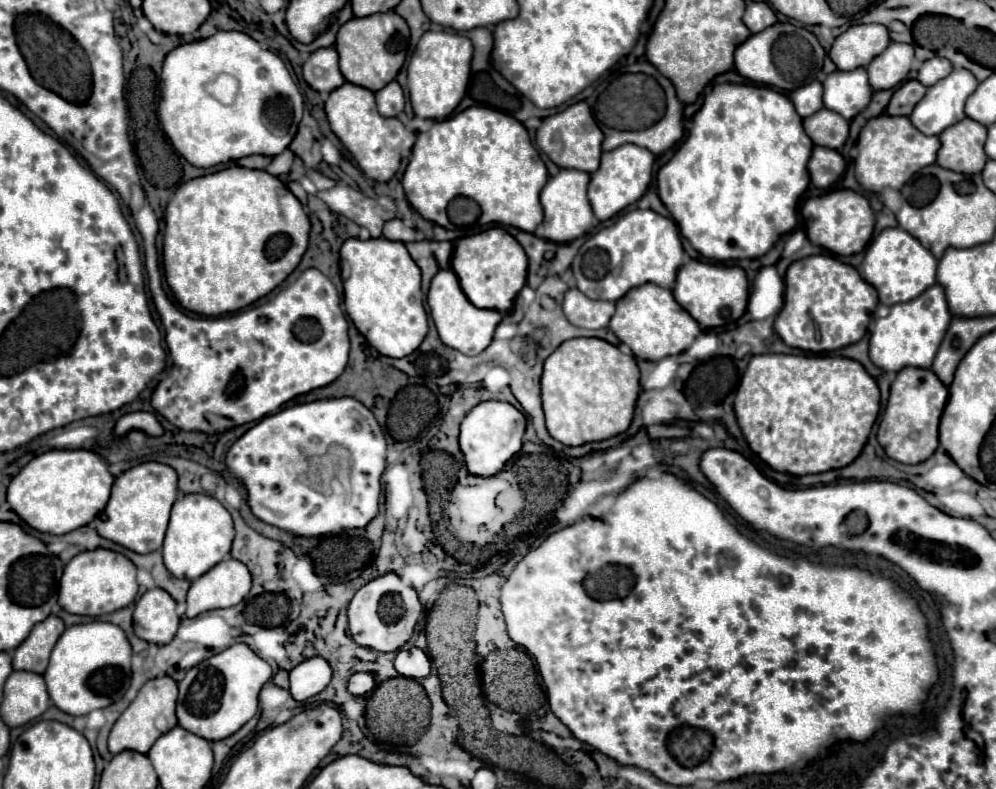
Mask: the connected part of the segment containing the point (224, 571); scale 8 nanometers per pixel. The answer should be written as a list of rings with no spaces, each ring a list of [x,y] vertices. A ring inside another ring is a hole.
[[[228,559],[192,581],[186,597],[186,617],[238,605],[250,591],[252,577],[244,563]]]

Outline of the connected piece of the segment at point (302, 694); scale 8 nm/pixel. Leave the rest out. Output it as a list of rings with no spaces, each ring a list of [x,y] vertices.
[[[322,657],[302,661],[290,671],[290,695],[296,701],[306,701],[324,691],[330,683],[330,677],[332,669]]]

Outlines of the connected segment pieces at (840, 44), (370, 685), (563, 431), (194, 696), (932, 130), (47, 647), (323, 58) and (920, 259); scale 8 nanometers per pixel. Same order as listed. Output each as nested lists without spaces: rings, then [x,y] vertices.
[[[852,25],[836,37],[830,49],[830,59],[840,71],[868,67],[868,63],[888,47],[888,43],[890,35],[884,25]]]
[[[354,673],[350,679],[348,679],[348,691],[356,697],[364,697],[368,695],[372,689],[374,689],[374,679],[370,679],[370,675],[366,673]]]
[[[568,339],[564,341],[544,363],[542,375],[542,409],[546,415],[548,433],[570,447],[578,447],[592,441],[604,441],[624,433],[632,419],[640,393],[640,371],[632,355],[622,353],[618,347],[602,339]]]
[[[244,643],[232,645],[226,651],[212,655],[210,659],[192,667],[178,683],[178,725],[208,741],[220,741],[234,735],[244,723],[248,723],[256,715],[258,693],[270,677],[270,665],[254,655]]]
[[[954,69],[946,79],[928,87],[924,99],[914,107],[910,121],[924,135],[940,135],[946,127],[962,121],[964,103],[978,81],[970,71]]]
[[[50,615],[42,623],[38,623],[28,639],[12,653],[12,663],[16,671],[32,671],[42,675],[48,667],[50,653],[58,641],[58,637],[64,633],[66,625],[62,619]]]
[[[334,47],[314,51],[302,67],[302,77],[318,93],[330,93],[346,81],[338,69],[338,53]]]
[[[894,227],[884,229],[872,239],[865,251],[864,261],[857,270],[878,291],[880,303],[894,305],[916,299],[922,291],[932,287],[936,283],[936,265],[938,261],[934,259],[934,255],[924,249],[918,239],[914,239],[900,227]]]

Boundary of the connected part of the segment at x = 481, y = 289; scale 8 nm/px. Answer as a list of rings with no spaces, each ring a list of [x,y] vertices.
[[[492,227],[472,237],[458,239],[454,243],[452,269],[462,283],[466,297],[482,309],[494,309],[500,313],[514,311],[514,299],[520,289],[526,285],[528,275],[528,257],[520,243],[500,227]]]

